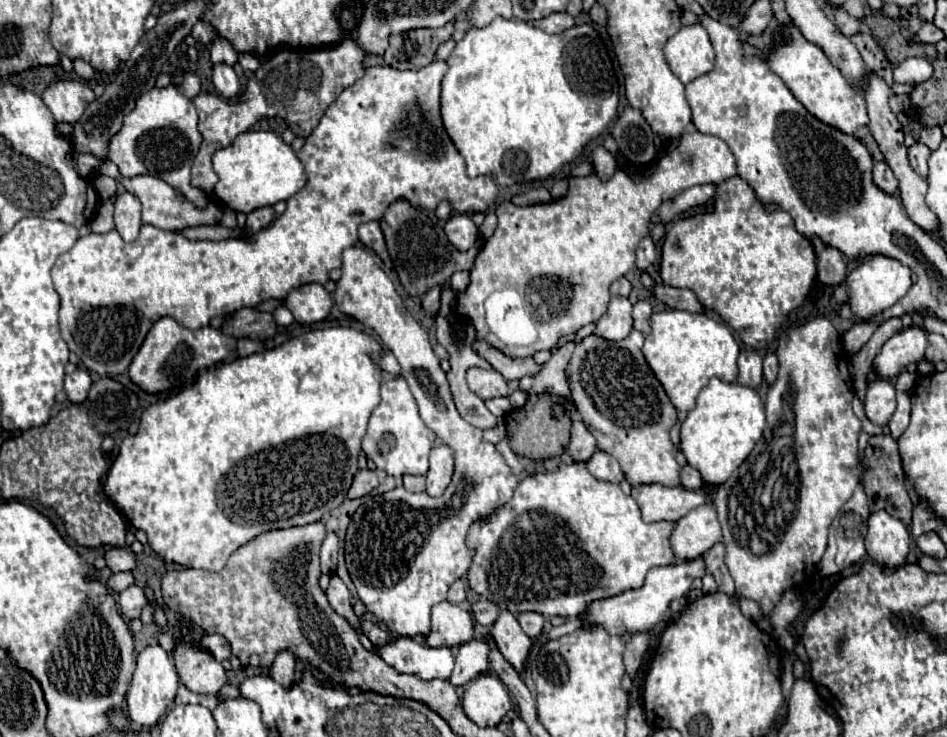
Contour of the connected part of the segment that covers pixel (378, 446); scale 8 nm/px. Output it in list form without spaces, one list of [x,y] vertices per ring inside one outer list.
[[[403,377],[389,379],[381,383],[381,405],[373,411],[367,433],[363,437],[365,455],[391,477],[403,475],[425,475],[429,471],[429,451],[437,435],[425,425],[419,415],[417,403],[409,391],[409,385]]]

